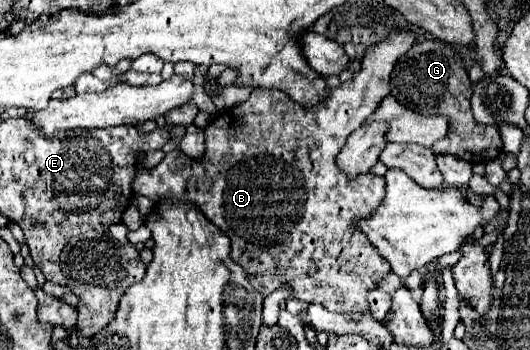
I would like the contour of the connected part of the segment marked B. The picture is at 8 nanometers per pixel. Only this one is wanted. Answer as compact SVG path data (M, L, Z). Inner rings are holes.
M405 28L391 30L383 42L365 50L361 70L353 74L353 80L343 82L337 88L327 88L327 96L311 108L295 102L283 90L257 88L247 102L223 112L205 128L205 154L201 160L193 160L181 150L173 150L165 154L159 166L137 170L133 192L143 194L153 202L159 198L181 198L197 204L203 214L229 236L231 260L247 272L249 282L261 294L271 294L283 282L289 282L299 300L323 304L331 312L357 316L359 310L369 306L367 292L375 288L375 280L391 270L389 262L377 254L367 234L357 228L361 220L381 206L385 198L385 180L373 172L359 176L359 180L347 180L335 166L335 156L345 146L347 136L361 128L375 106L389 94L389 76L397 60L415 42L415 32Z

